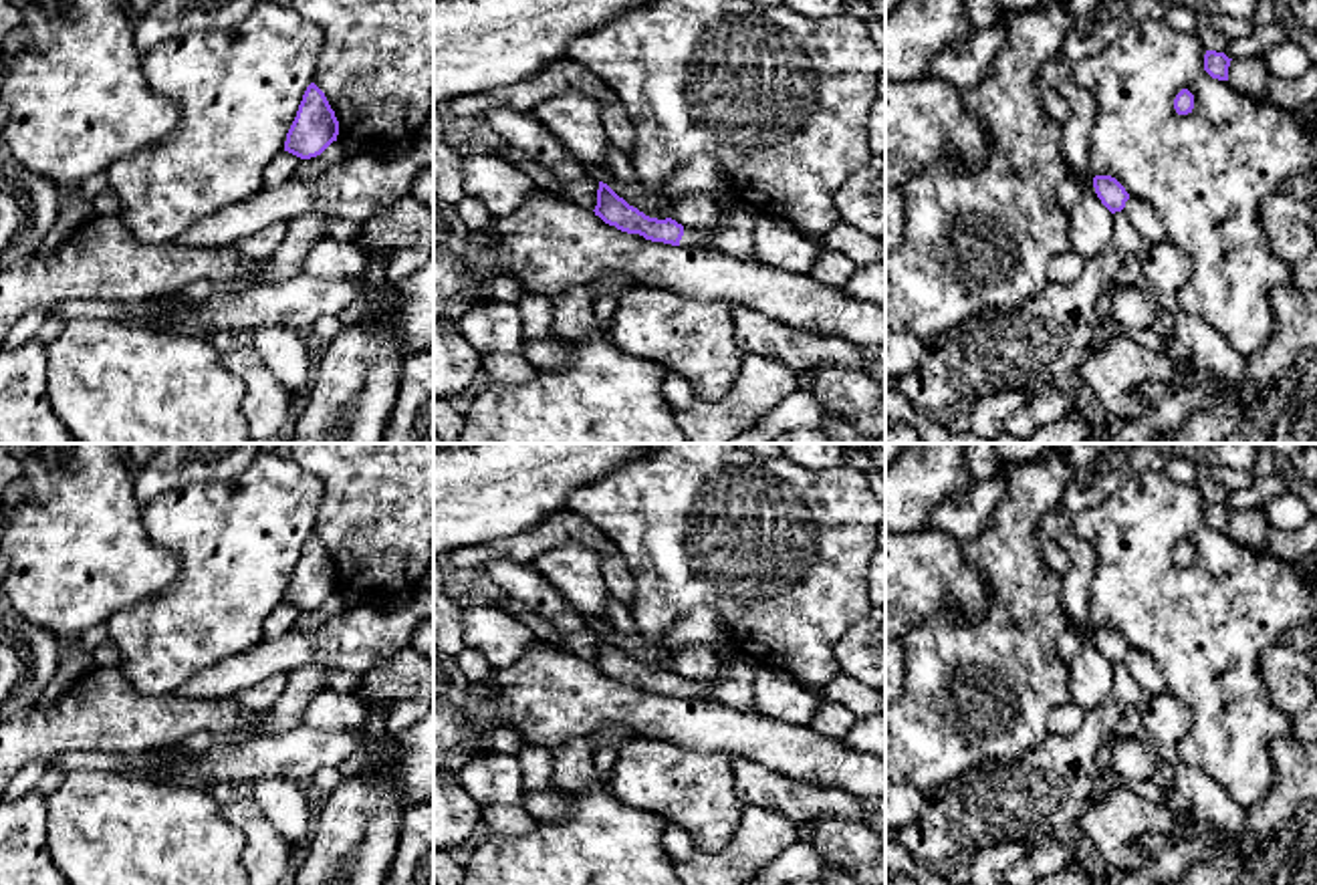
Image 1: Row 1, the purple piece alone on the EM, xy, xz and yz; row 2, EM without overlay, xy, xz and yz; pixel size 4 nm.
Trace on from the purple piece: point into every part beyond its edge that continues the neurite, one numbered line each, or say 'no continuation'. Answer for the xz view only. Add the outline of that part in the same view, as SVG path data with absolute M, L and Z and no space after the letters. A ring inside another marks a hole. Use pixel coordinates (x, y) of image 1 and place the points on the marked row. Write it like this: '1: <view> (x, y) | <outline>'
1: xz (735, 236) | M734 202L720 210L716 232L704 236L692 228L684 228L680 246L706 246L740 260L756 260L754 228L760 218L754 208Z

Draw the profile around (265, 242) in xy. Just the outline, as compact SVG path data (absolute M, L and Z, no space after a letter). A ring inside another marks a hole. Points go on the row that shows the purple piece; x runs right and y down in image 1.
M272 224L248 238L242 238L234 246L248 258L268 258L276 252L286 232L286 224Z

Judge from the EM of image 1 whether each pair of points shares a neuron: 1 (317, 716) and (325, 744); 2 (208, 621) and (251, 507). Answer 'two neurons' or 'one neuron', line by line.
1: two neurons
2: one neuron

